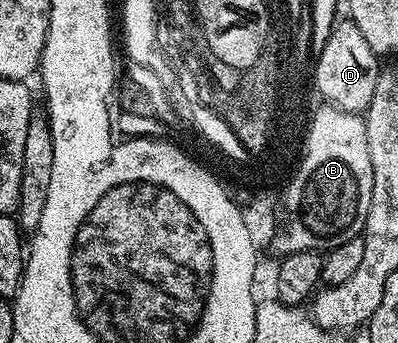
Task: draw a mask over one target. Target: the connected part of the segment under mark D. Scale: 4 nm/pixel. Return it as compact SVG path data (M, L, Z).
M350 20L336 21L329 32L324 50L314 59L313 80L317 84L315 92L324 103L336 106L339 110L348 110L350 114L366 111L373 100L373 88L377 88L377 76L381 69L380 55L369 48L361 28Z

